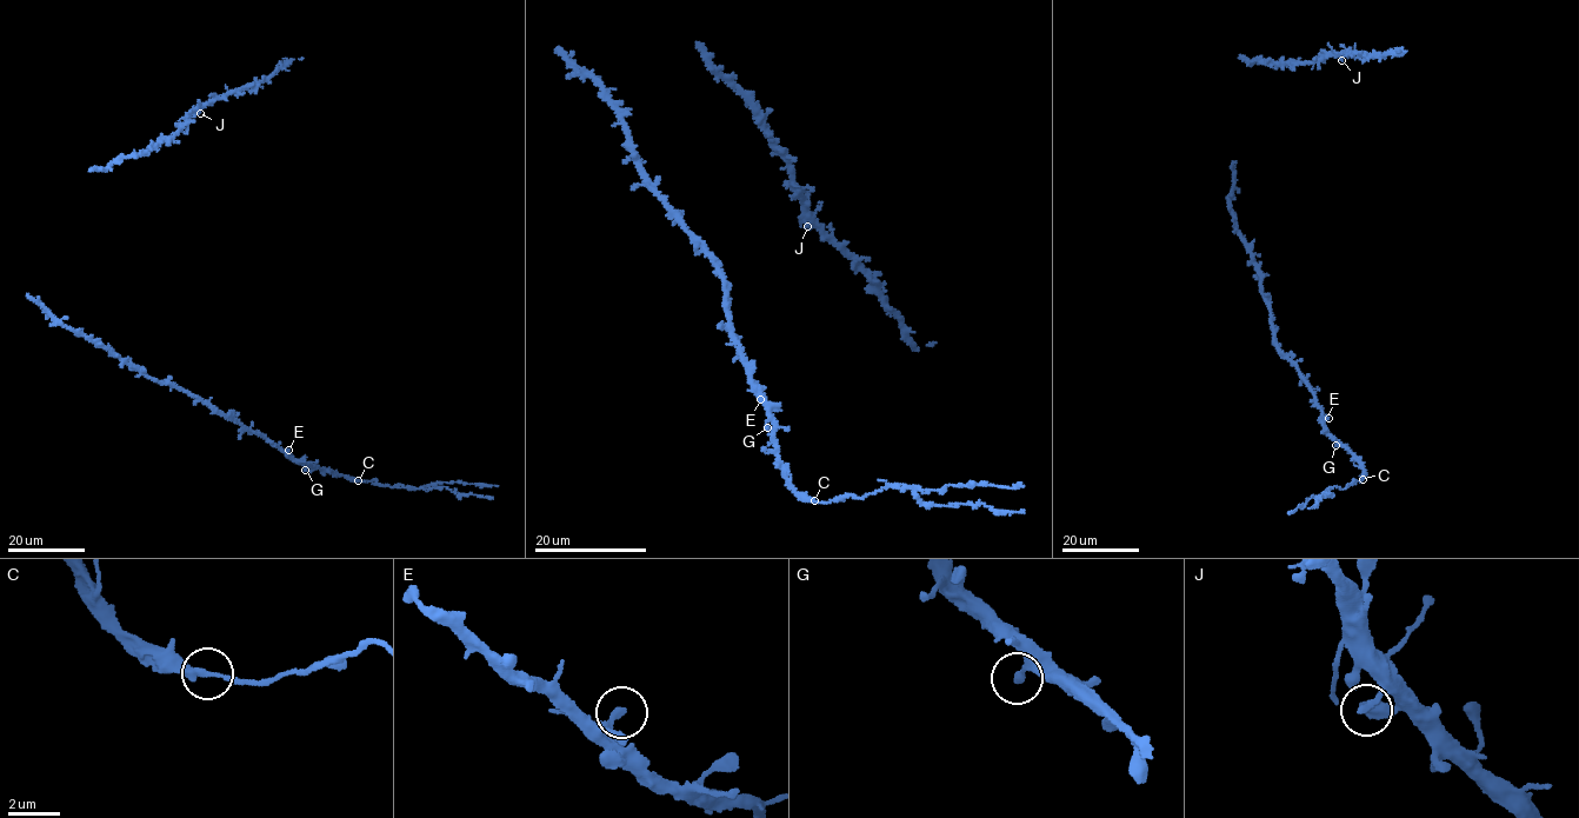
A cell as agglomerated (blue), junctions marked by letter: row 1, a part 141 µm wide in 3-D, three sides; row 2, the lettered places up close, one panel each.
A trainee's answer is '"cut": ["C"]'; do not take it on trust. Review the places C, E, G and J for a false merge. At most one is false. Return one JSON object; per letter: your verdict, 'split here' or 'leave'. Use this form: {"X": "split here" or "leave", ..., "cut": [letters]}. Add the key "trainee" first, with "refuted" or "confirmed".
{"trainee": "confirmed", "C": "split here", "E": "leave", "G": "leave", "J": "leave", "cut": ["C"]}

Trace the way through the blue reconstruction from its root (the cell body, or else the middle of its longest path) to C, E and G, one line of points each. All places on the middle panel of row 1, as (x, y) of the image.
C: (621, 122), (652, 186), (712, 255), (725, 286), (728, 325), (772, 423), (779, 463), (797, 492), (814, 500)
E: (621, 122), (652, 186), (712, 255), (725, 286), (728, 325), (754, 393), (760, 399)
G: (621, 122), (652, 186), (712, 255), (725, 286), (725, 310), (733, 337), (773, 425), (771, 430), (767, 427)

